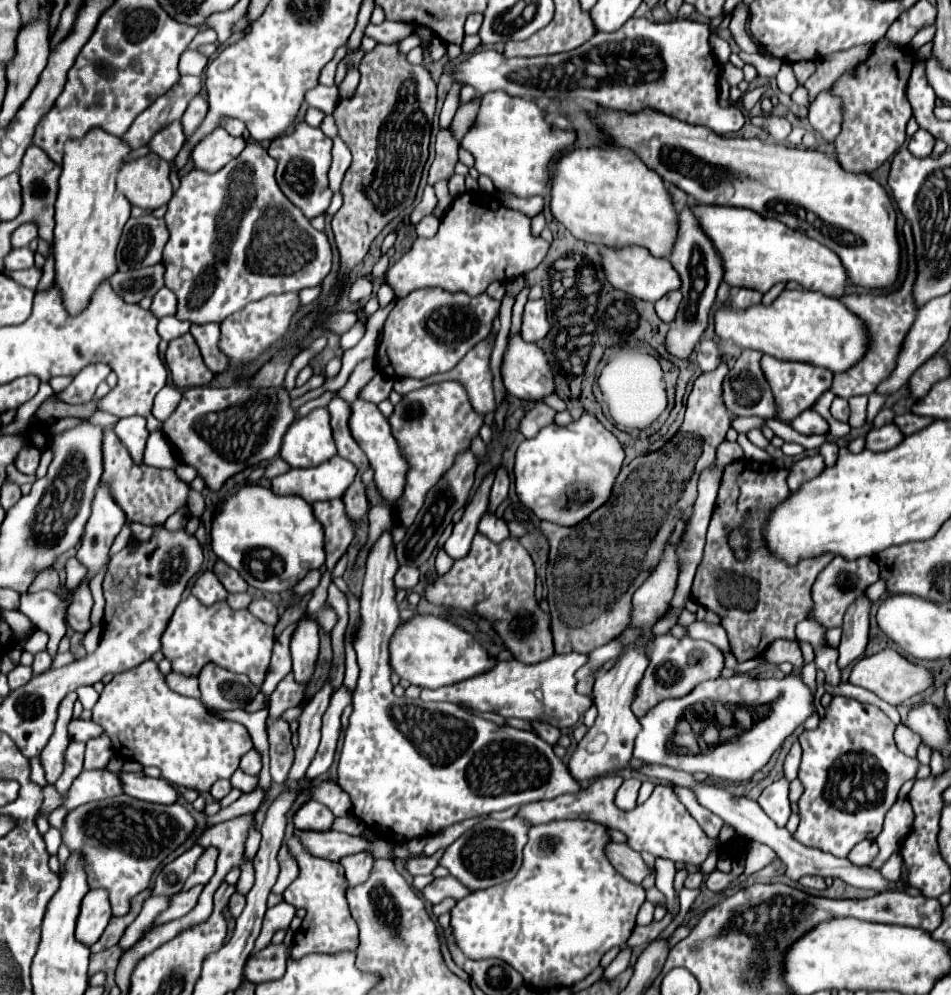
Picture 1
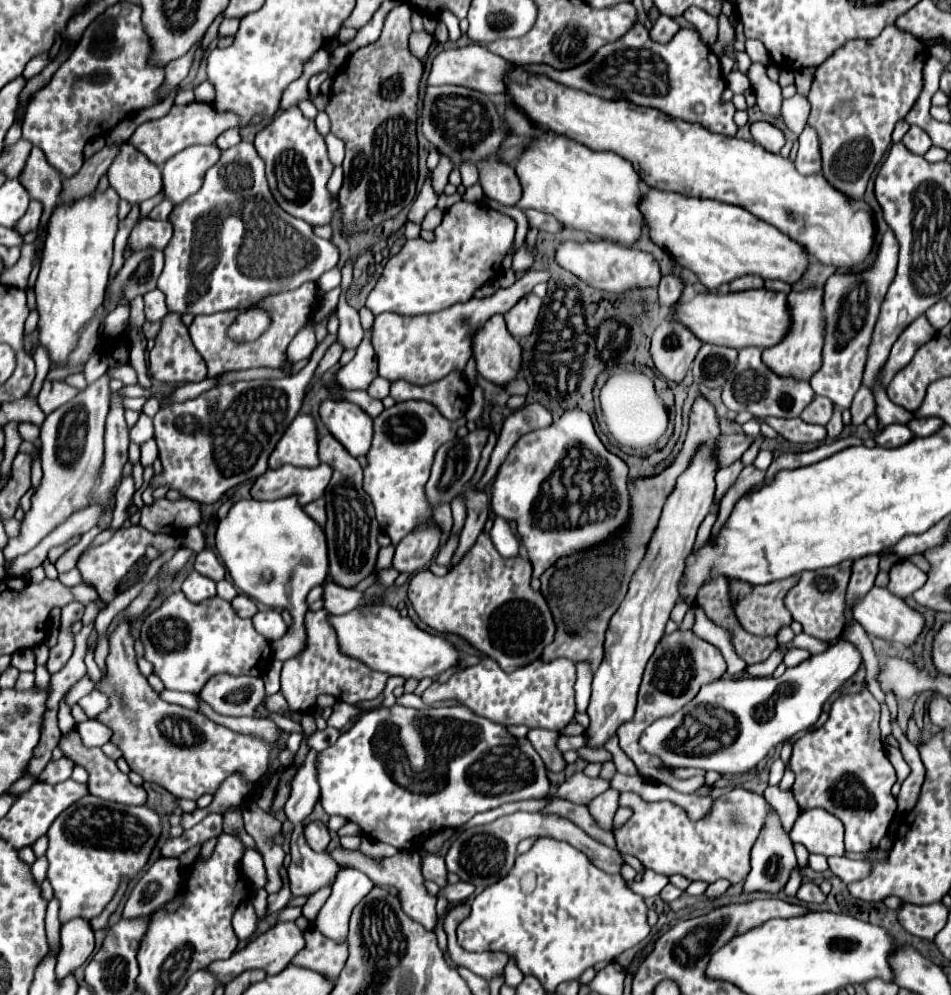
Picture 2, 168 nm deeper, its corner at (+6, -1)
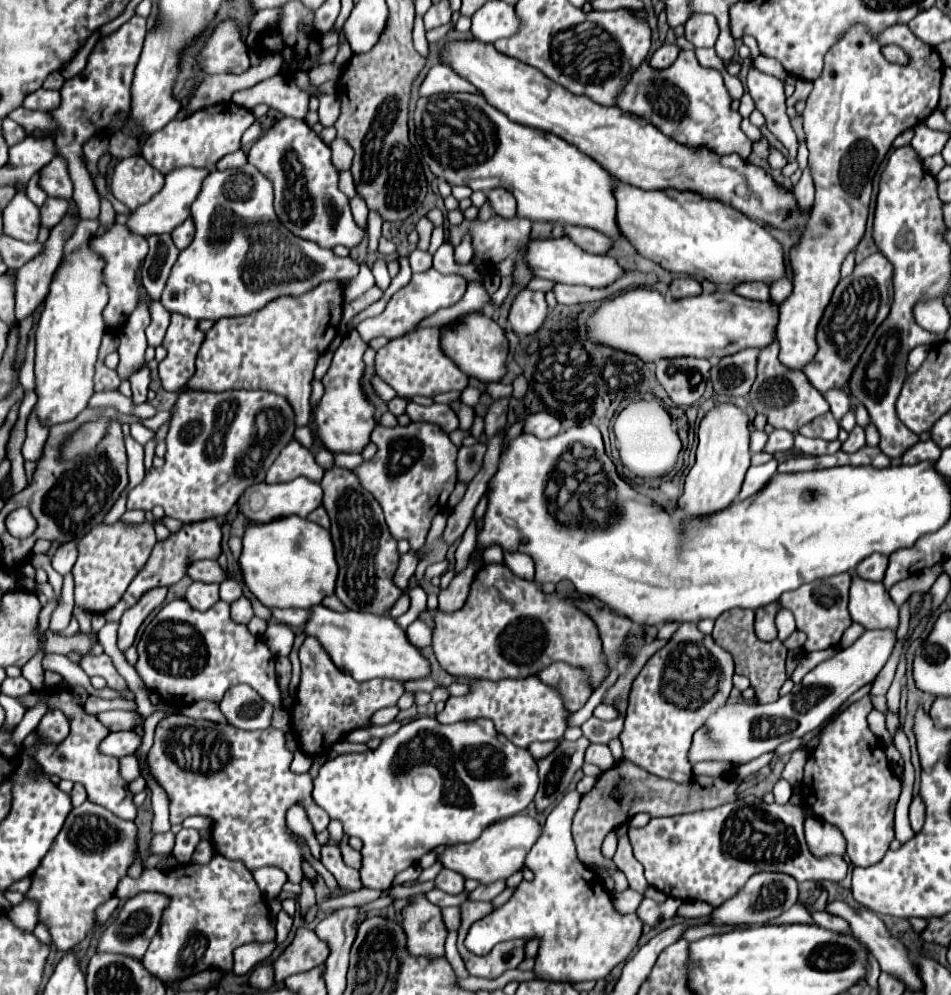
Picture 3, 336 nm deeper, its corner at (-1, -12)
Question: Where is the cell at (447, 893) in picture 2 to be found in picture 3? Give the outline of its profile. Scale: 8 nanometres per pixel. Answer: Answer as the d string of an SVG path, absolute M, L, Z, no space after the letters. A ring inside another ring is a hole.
M497 881L497 883L491 883L491 885L479 885L471 895L469 899L479 899L479 901L493 901L503 889L505 889L505 881Z

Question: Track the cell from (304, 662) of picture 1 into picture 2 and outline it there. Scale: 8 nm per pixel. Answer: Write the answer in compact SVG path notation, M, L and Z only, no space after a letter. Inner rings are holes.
M296 496L280 500L240 500L236 502L226 518L218 522L216 550L224 562L234 586L258 600L260 604L286 608L293 623L288 632L272 642L274 658L284 662L296 658L306 646L306 624L308 592L322 584L328 574L328 552L324 530L302 510Z

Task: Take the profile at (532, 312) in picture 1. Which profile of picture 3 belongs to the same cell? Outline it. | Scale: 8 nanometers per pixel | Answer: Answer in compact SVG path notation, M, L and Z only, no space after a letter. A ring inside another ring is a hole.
M521 289L509 309L509 323L517 335L533 335L547 317L547 303L543 291Z

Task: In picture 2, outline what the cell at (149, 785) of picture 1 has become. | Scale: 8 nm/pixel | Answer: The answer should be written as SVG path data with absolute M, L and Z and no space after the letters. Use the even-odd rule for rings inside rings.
M72 730L68 736L62 736L60 748L64 756L88 768L88 788L94 796L132 806L140 806L148 800L146 790L142 786L134 786L130 778L118 770L112 758L108 758L100 748L86 748L76 730Z

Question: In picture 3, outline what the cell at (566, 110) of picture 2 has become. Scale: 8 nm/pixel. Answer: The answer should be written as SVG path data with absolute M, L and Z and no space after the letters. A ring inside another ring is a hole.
M477 39L471 41L449 41L443 49L441 49L441 63L451 67L457 75L465 77L483 97L489 105L493 105L495 109L499 109L501 113L505 113L511 121L527 125L527 127L535 127L541 131L549 131L553 135L563 137L567 143L575 145L581 153L589 155L593 161L597 161L611 177L635 185L639 189L667 189L667 187L675 187L675 189L689 189L689 191L697 191L703 197L709 199L719 199L739 211L743 211L745 215L749 215L749 219L767 223L771 227L777 229L799 229L803 231L803 227L807 225L807 215L799 215L799 211L795 211L795 197L791 191L785 191L783 187L779 187L769 173L765 173L759 167L753 167L751 163L743 161L737 155L725 155L725 157L715 157L713 151L707 149L691 149L691 147L683 147L679 143L675 143L673 139L665 137L657 127L651 127L651 123L645 123L645 119L637 119L631 113L623 113L619 107L603 107L591 99L587 99L585 95L573 95L571 91L567 91L565 87L559 87L555 81L547 79L539 69L525 65L517 59L511 59L503 53L499 53L493 45L489 43L481 43Z

